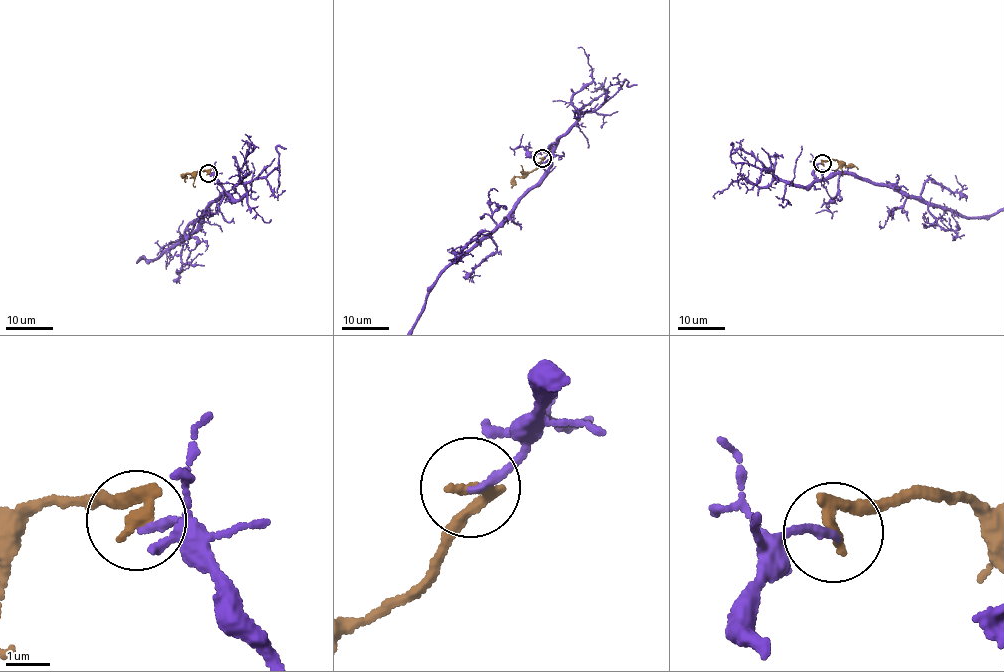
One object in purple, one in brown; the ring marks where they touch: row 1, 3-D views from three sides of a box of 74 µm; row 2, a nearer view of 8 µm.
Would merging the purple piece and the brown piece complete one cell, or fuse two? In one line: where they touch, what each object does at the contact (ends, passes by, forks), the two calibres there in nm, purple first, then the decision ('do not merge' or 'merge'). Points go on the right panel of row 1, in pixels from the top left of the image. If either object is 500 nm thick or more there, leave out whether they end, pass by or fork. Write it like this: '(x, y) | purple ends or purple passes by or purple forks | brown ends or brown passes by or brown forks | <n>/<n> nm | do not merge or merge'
(822, 163) | purple ends | brown ends | 170/320 nm | do not merge

